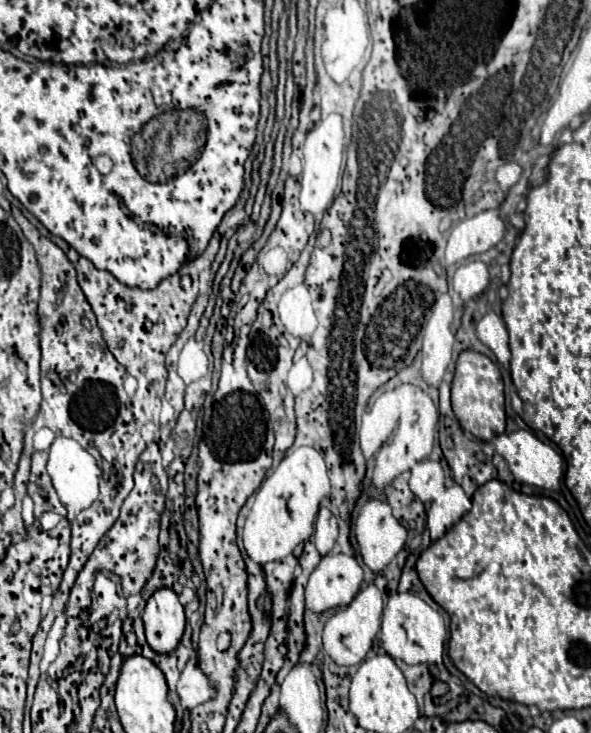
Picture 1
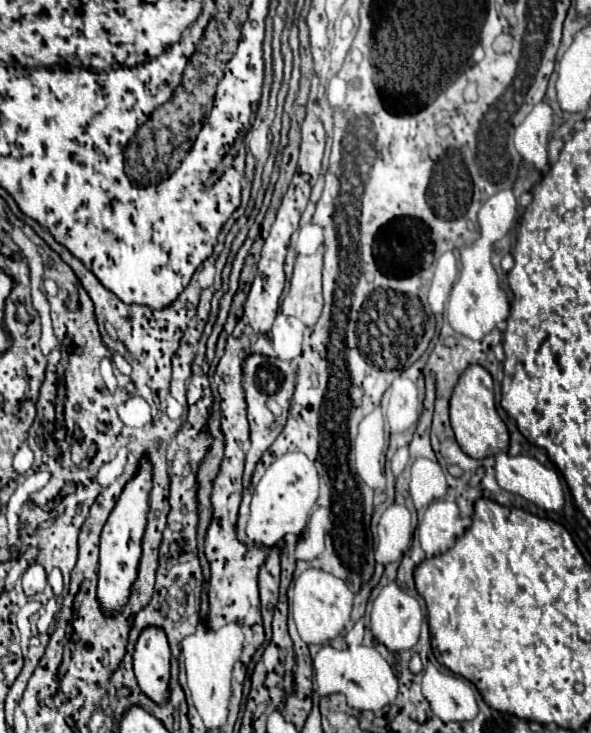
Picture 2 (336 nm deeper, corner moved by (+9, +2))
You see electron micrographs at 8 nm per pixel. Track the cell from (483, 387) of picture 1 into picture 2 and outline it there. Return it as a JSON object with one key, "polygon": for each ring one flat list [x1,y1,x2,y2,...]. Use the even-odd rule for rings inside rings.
{"polygon":[[479,364,469,366,461,374,461,378,459,378,459,382,453,390,453,396,451,396,451,426,453,426,455,438,461,446,461,450,471,458,483,460,487,456,495,456,495,454,509,450,507,426,495,410,491,374]]}

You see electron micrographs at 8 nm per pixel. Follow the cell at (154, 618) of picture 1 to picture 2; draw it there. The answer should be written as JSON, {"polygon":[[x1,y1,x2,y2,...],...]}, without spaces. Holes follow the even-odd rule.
{"polygon":[[147,628,141,632,135,654,133,668,141,692,153,702,161,704,169,698,169,644,161,628]]}

